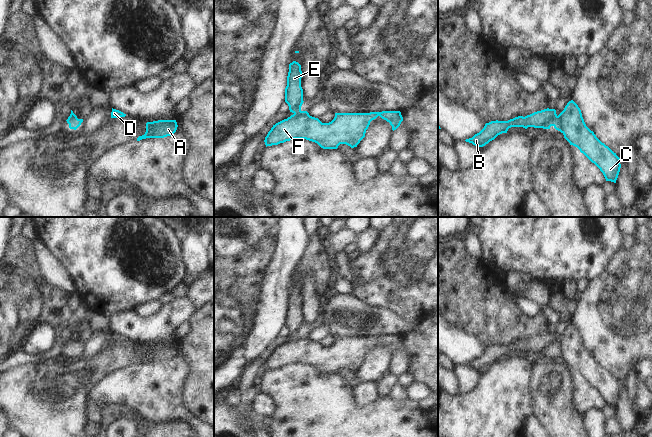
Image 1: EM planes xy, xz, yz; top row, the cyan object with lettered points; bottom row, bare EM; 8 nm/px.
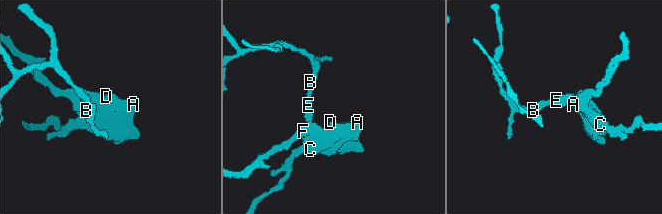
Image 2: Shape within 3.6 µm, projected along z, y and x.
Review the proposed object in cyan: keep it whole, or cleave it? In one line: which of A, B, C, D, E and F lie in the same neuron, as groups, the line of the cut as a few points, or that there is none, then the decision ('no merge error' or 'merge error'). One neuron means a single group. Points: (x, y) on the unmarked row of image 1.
A B C D E F | no cut | no merge error

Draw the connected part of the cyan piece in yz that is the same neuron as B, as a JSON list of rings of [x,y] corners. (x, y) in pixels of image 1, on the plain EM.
[[[569,325],[564,334],[557,339],[555,333],[544,333],[525,341],[518,340],[508,345],[491,345],[466,366],[483,371],[498,359],[507,357],[511,351],[550,353],[553,350],[564,362],[577,371],[603,397],[606,405],[616,407],[621,388],[620,382],[608,370],[602,367],[585,348],[578,329]]]

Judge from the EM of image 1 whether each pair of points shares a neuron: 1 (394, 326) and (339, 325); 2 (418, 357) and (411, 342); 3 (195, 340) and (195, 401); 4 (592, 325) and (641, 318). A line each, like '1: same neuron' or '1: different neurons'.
1: same neuron
2: same neuron
3: same neuron
4: same neuron

